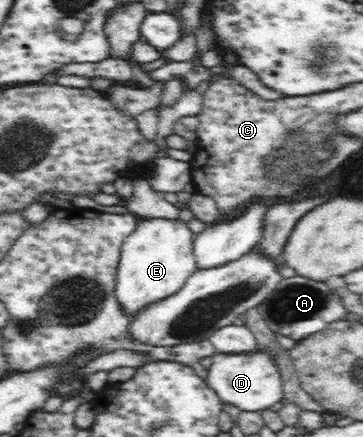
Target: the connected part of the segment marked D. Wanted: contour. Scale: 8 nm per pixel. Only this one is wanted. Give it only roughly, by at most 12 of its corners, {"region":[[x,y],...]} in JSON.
{"region":[[271,347],[217,353],[206,383],[251,413],[284,398]]}

